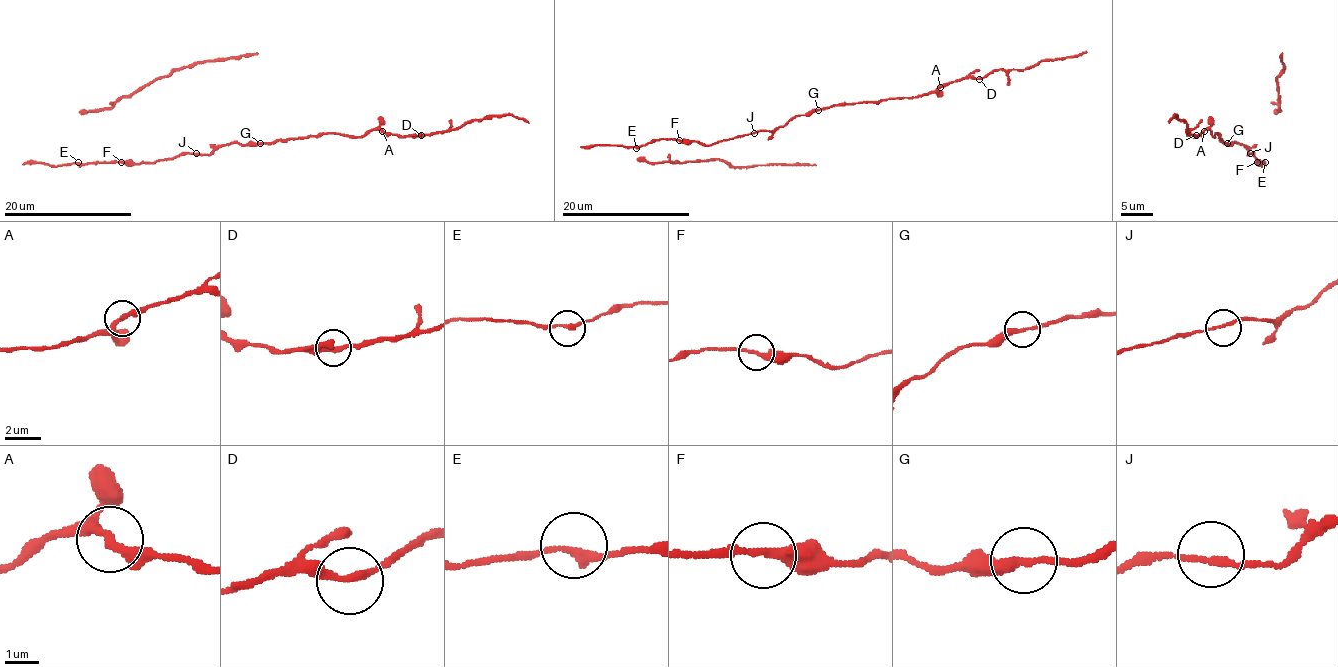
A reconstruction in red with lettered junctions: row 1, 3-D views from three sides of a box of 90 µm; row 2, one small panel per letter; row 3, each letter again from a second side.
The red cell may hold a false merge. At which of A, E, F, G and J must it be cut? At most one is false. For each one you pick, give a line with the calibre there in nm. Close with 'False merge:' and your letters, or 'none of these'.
False merge: none of these

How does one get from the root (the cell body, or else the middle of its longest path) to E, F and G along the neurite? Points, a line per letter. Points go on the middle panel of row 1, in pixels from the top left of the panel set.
E: (754, 132), (711, 145), (660, 138), (636, 148)
F: (754, 132), (711, 145), (679, 140)
G: (754, 132), (775, 130), (797, 116), (811, 114), (818, 110)

